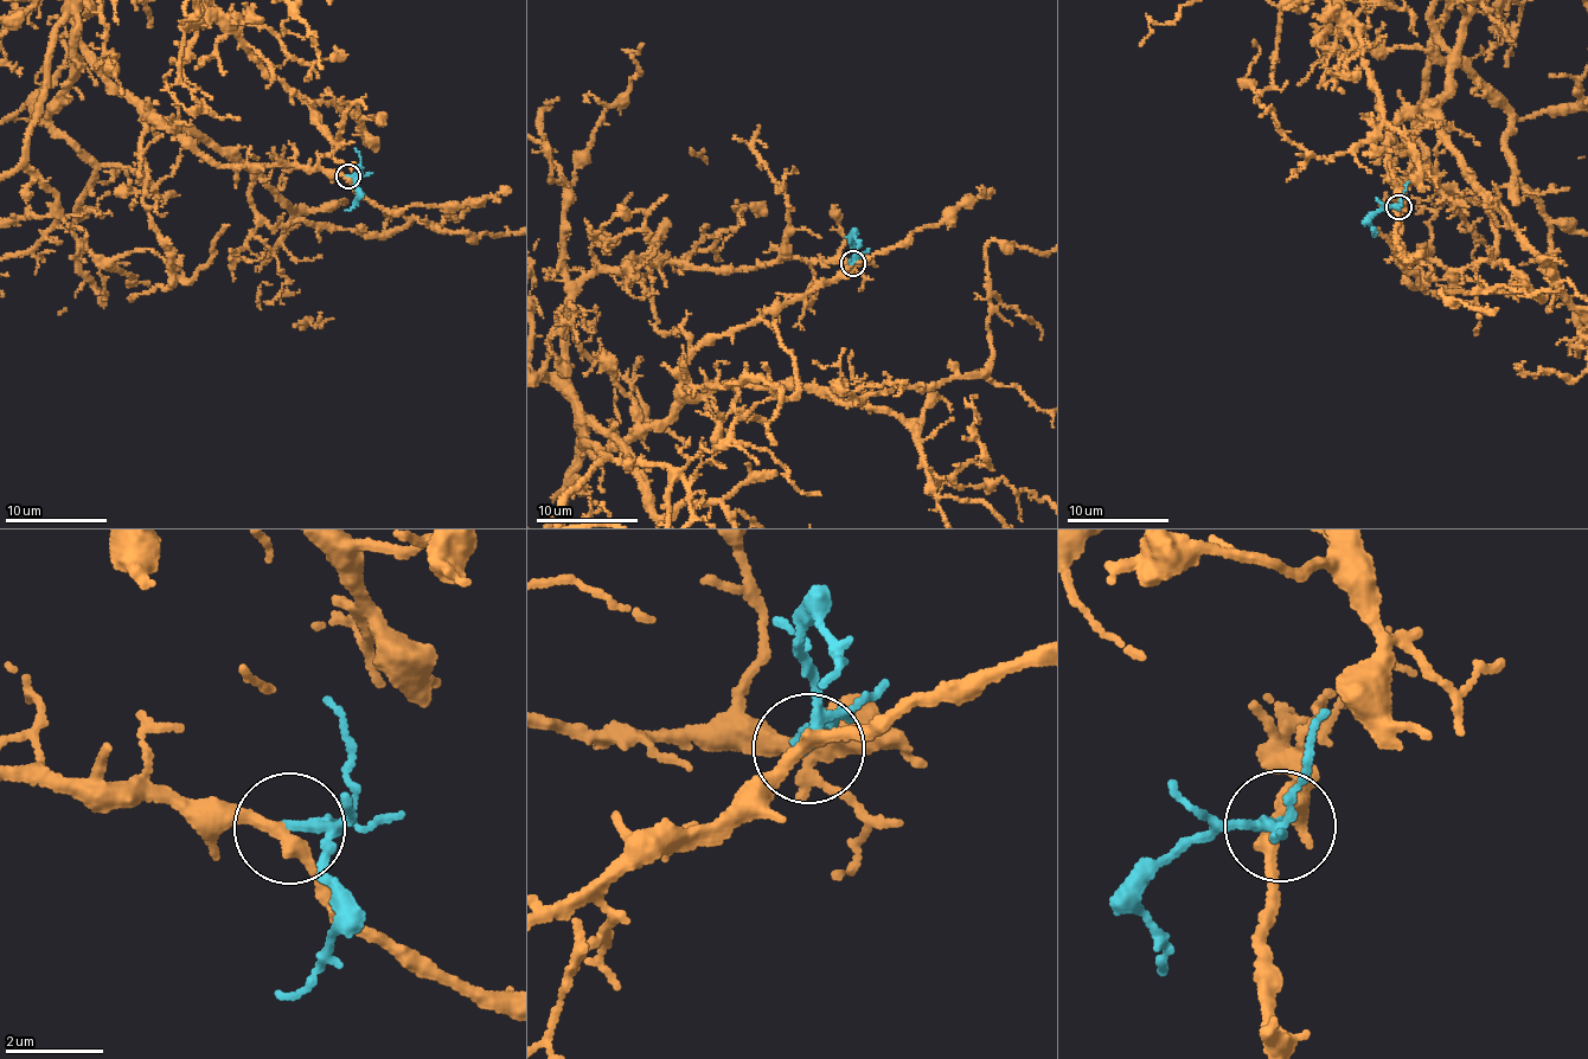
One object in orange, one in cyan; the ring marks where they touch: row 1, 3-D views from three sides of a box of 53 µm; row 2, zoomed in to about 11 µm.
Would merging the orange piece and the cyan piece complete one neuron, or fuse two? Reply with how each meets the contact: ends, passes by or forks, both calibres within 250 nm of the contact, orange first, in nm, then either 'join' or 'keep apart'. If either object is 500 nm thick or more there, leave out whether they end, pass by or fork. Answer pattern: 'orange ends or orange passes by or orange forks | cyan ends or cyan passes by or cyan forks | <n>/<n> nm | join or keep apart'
orange passes by | cyan passes by | 280/160 nm | join

